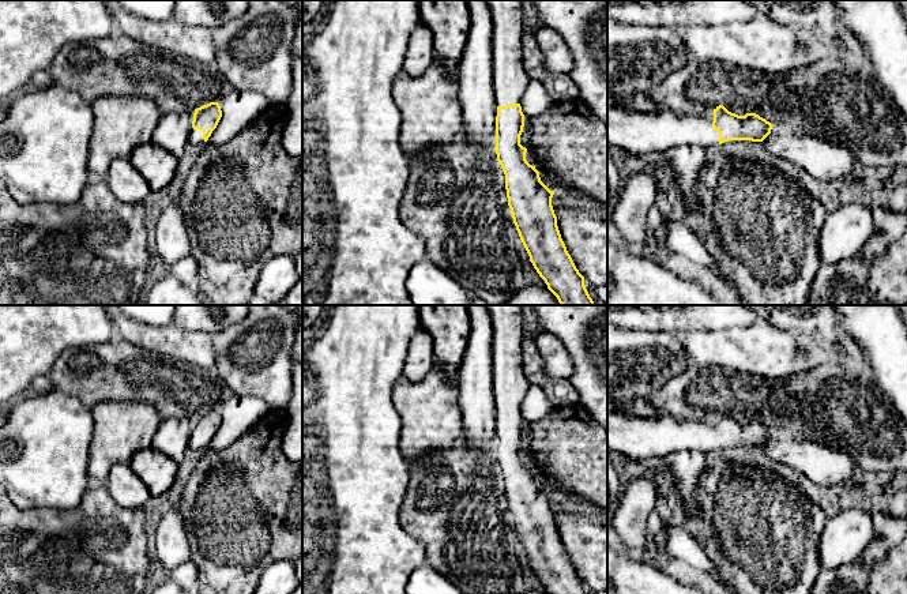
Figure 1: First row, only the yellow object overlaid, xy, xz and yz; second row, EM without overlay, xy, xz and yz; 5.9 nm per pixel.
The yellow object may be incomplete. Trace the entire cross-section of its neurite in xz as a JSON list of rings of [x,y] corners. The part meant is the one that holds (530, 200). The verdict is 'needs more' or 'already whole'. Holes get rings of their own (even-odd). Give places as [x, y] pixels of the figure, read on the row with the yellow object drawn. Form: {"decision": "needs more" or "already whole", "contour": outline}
{"decision": "needs more", "contour": [[[485,0],[493,23],[493,90],[497,105],[496,154],[505,174],[508,206],[519,237],[530,256],[530,262],[557,297],[561,305],[595,305],[590,297],[584,277],[576,268],[561,238],[557,217],[552,206],[554,191],[550,191],[539,177],[535,166],[526,159],[527,148],[520,144],[524,114],[520,101],[530,83],[522,64],[522,0]]]}

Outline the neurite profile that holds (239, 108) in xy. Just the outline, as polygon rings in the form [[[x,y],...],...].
[[[233,89],[218,101],[222,117],[206,143],[226,143],[271,104],[256,91]]]

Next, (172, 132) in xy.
[[[192,112],[165,113],[161,116],[153,132],[151,142],[170,153],[174,158],[180,159],[189,139],[192,121]]]

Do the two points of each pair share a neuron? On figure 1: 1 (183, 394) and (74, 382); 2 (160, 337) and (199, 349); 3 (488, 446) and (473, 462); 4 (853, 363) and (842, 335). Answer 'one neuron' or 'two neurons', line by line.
1: one neuron
2: one neuron
3: two neurons
4: one neuron

